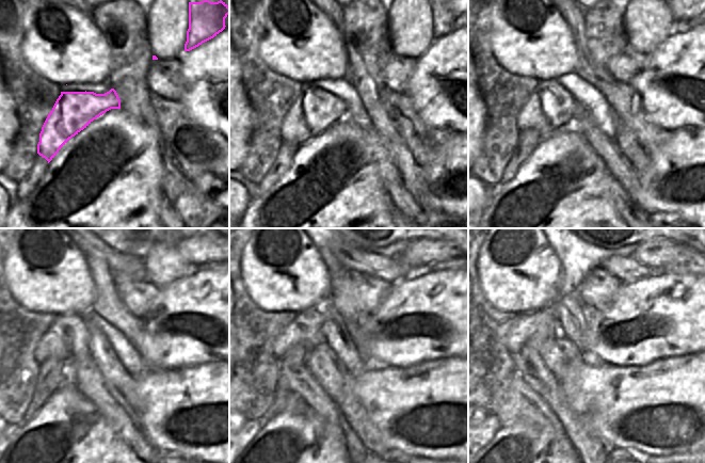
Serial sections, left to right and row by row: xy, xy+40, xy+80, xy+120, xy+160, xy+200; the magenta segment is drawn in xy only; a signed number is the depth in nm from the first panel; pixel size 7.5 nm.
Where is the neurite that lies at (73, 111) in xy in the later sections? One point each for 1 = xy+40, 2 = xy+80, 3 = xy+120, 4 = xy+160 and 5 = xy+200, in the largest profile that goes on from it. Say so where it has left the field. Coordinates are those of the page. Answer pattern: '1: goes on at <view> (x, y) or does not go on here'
1: goes on at xy+40 (315, 109)
2: goes on at xy+80 (551, 108)
3: goes on at xy+120 (68, 336)
4: goes on at xy+160 (306, 330)
5: goes on at xy+200 (524, 328)

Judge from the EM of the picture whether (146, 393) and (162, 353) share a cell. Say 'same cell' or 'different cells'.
different cells

